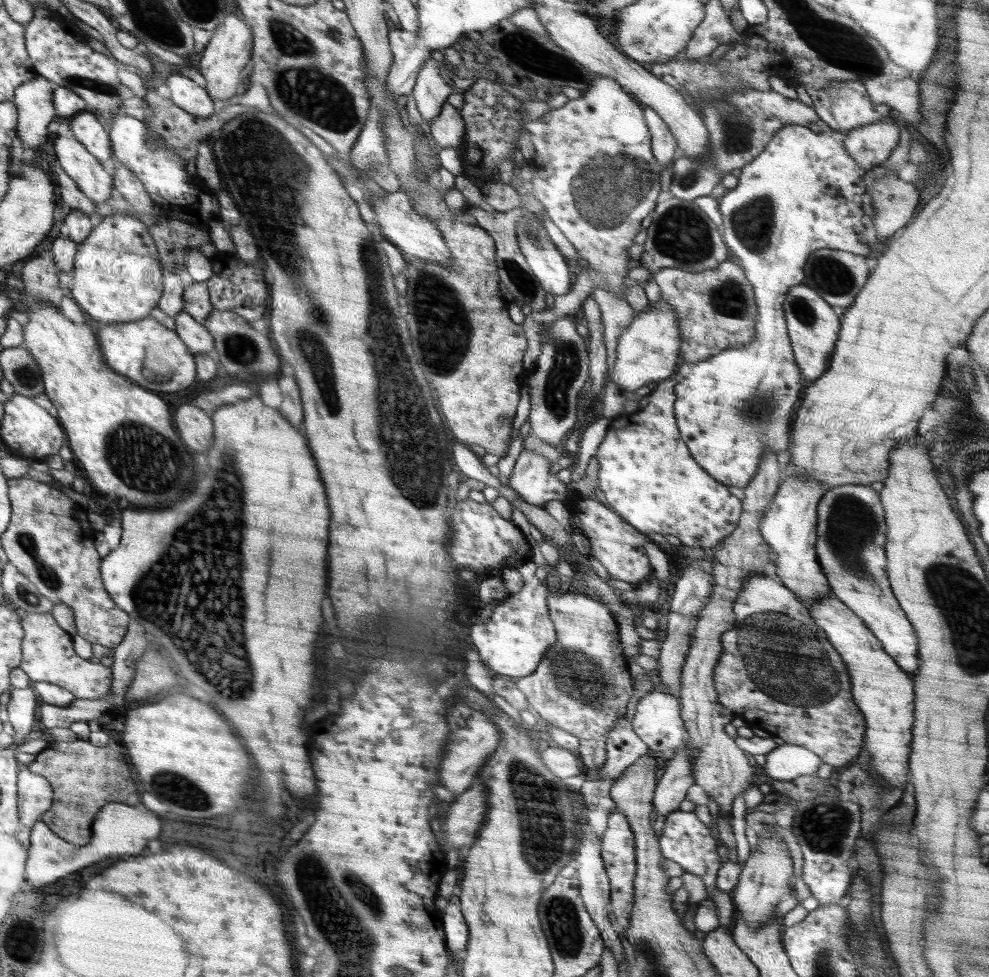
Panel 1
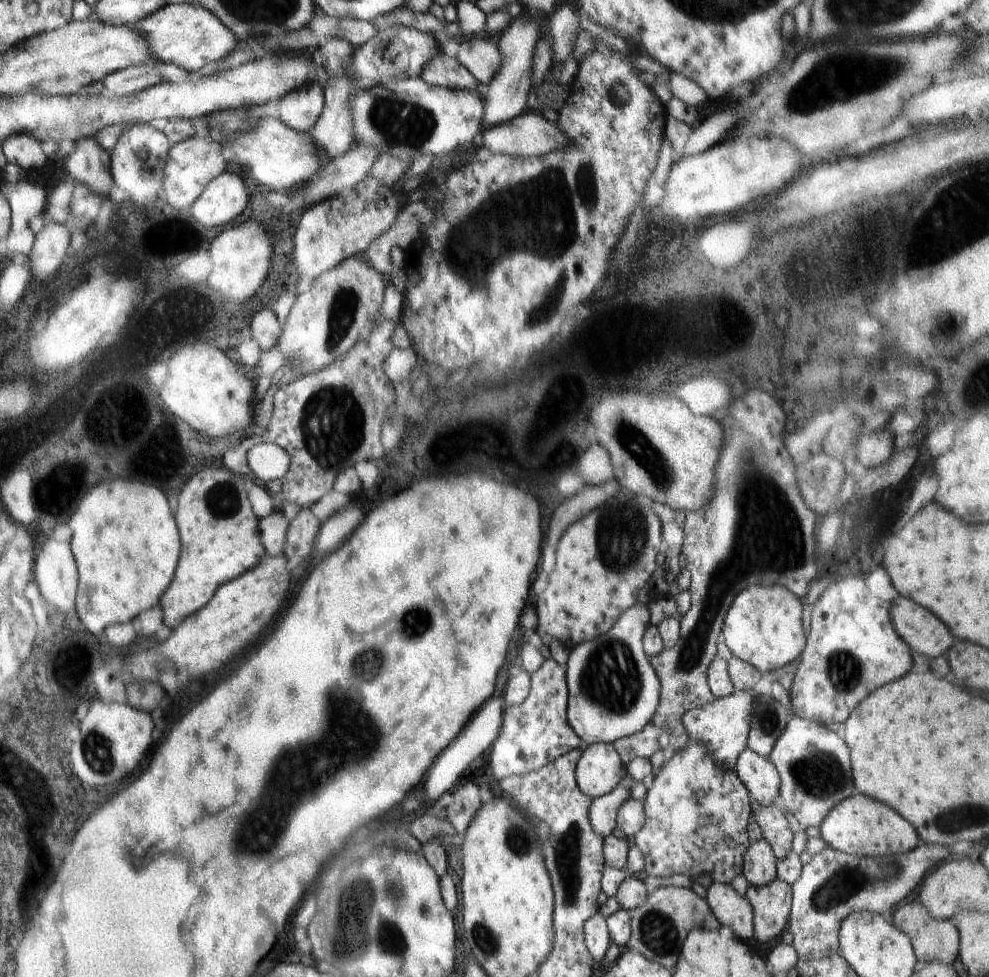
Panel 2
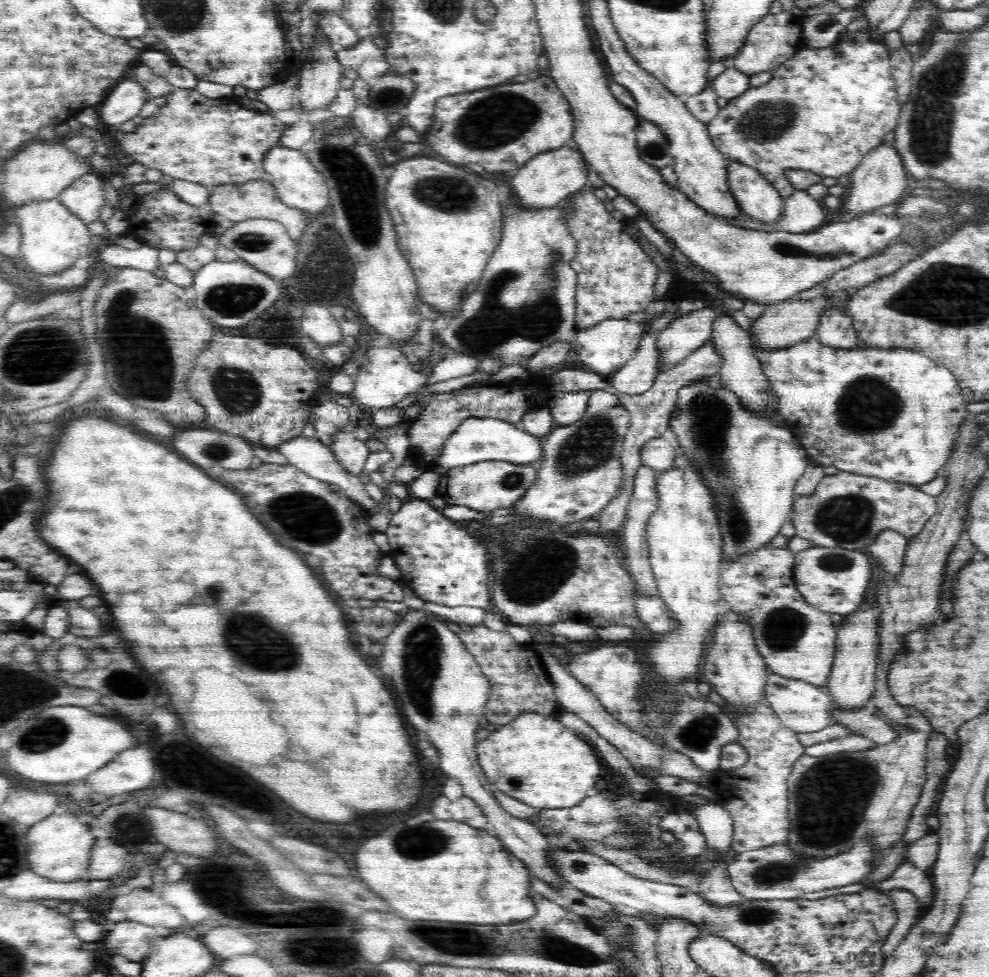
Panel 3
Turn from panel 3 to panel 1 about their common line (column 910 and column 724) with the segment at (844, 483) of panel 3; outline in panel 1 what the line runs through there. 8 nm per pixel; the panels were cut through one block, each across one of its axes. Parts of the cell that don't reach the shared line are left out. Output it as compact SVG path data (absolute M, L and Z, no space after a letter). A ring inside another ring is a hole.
M667 379L656 383L649 394L649 404L632 414L628 421L613 424L598 450L599 489L604 492L610 508L641 533L658 532L676 536L684 547L716 547L739 523L741 500L728 491L728 485L718 482L690 454L682 440L676 422L675 382Z

